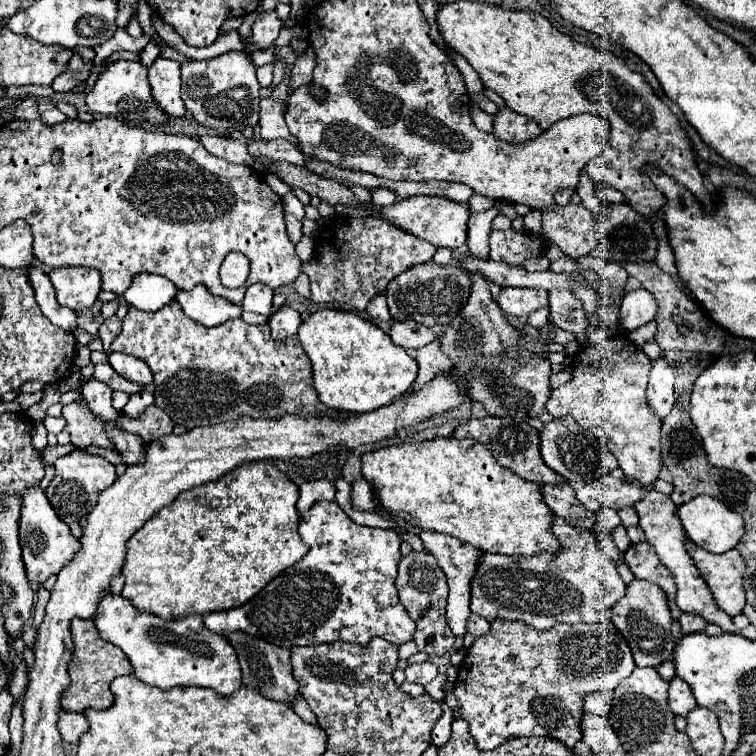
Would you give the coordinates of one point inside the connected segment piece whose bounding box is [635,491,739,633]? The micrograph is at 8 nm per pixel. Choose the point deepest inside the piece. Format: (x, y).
(658, 518)

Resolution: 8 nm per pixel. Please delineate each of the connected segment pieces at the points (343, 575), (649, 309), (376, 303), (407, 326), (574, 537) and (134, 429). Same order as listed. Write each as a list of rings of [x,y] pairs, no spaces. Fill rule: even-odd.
[[[323,501],[311,507],[299,521],[299,535],[301,539],[311,545],[309,553],[277,575],[259,595],[255,595],[249,603],[227,609],[227,611],[213,611],[203,615],[203,623],[213,633],[221,631],[247,631],[249,635],[257,635],[259,639],[267,639],[279,647],[295,647],[295,645],[319,645],[319,643],[333,643],[333,641],[349,641],[367,645],[373,637],[383,637],[395,645],[403,645],[413,639],[415,623],[403,605],[399,603],[399,593],[395,587],[397,565],[401,561],[399,545],[401,537],[397,531],[383,531],[373,527],[361,527],[353,523],[343,509],[335,501]]]
[[[637,289],[631,293],[625,293],[625,299],[619,309],[619,323],[623,331],[635,331],[641,325],[647,325],[655,319],[655,299],[649,291]]]
[[[377,295],[365,309],[369,313],[369,317],[373,319],[381,319],[381,321],[391,321],[391,315],[387,311],[387,303],[385,303],[385,295]]]
[[[409,319],[407,323],[393,323],[389,337],[399,347],[419,349],[419,347],[429,345],[435,339],[435,333],[433,333],[433,329],[427,329],[419,323],[411,323],[411,319]]]
[[[559,517],[553,519],[553,533],[561,543],[559,555],[539,553],[527,559],[521,557],[519,561],[519,557],[515,555],[503,557],[503,555],[485,553],[471,585],[471,611],[485,617],[487,621],[495,617],[507,621],[523,621],[537,631],[547,631],[555,623],[597,623],[605,619],[613,609],[613,605],[625,595],[625,583],[621,581],[617,567],[597,547],[597,539],[593,535],[587,535],[585,531],[575,531],[575,527],[563,523],[563,519]]]
[[[149,405],[139,417],[131,419],[127,415],[119,415],[115,421],[117,429],[123,429],[127,433],[139,435],[143,439],[143,443],[149,443],[153,439],[159,439],[163,435],[171,435],[173,431],[173,421],[169,419],[169,415],[159,409],[157,405]]]

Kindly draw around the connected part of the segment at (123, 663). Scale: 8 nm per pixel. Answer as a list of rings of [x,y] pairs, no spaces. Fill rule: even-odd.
[[[73,619],[71,631],[73,631],[75,653],[73,653],[73,661],[69,667],[71,689],[67,689],[67,695],[63,695],[63,709],[71,713],[83,713],[89,707],[107,709],[113,705],[113,699],[115,699],[109,685],[115,677],[133,673],[131,661],[113,643],[107,643],[105,639],[101,639],[93,619]]]

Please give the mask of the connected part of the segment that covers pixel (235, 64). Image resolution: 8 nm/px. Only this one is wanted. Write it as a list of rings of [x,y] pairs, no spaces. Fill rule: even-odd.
[[[229,51],[209,61],[191,61],[181,65],[183,87],[181,97],[191,117],[213,129],[245,129],[259,121],[259,91],[255,65],[243,51]]]

